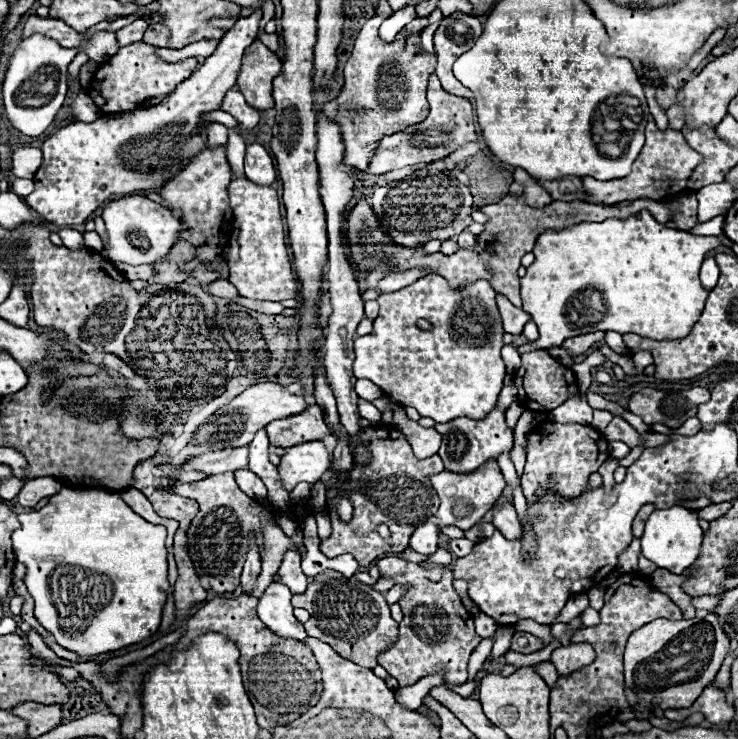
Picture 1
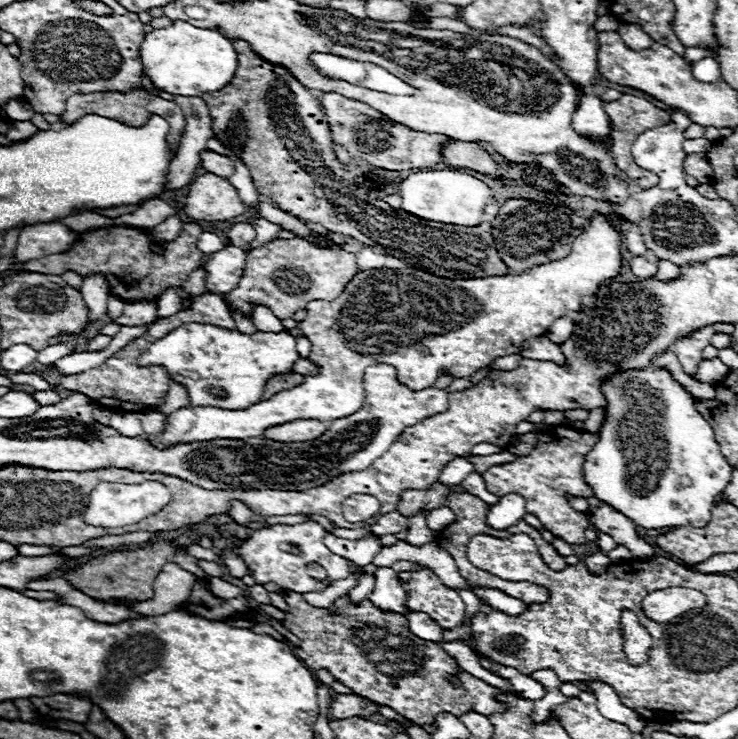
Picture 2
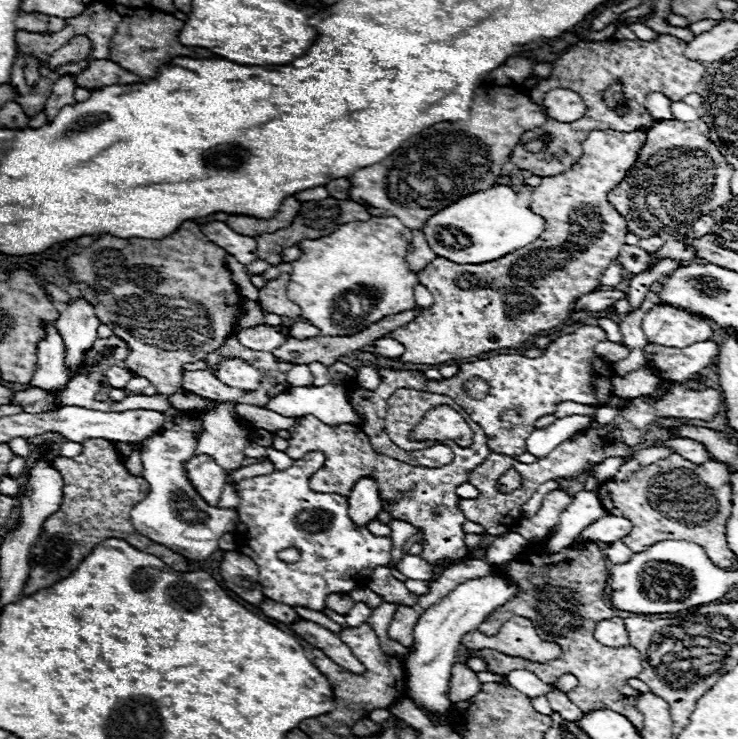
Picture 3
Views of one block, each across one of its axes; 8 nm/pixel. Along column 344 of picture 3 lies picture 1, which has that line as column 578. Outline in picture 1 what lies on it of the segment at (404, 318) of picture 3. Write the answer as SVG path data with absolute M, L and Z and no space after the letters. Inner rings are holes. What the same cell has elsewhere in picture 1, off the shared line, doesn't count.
M592 332L592 334L584 334L584 336L574 336L574 338L564 340L562 348L568 350L568 354L578 356L578 354L586 352L592 344L596 344L596 342L602 340L602 338L604 338L604 332Z

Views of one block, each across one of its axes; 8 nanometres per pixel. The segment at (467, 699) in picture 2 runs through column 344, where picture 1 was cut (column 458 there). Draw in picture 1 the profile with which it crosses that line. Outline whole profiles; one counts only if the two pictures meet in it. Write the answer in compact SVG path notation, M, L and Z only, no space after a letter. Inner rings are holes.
M386 556L376 564L384 578L394 578L396 584L410 584L410 594L406 594L398 604L402 606L404 620L400 622L400 636L392 648L378 656L378 664L398 680L400 686L412 686L420 678L432 676L442 670L444 682L450 686L460 686L468 680L468 658L480 644L480 636L474 632L474 622L468 622L470 614L462 606L460 596L452 588L452 572L444 568L440 582L430 582L424 578L424 568L416 562L408 562L396 556Z

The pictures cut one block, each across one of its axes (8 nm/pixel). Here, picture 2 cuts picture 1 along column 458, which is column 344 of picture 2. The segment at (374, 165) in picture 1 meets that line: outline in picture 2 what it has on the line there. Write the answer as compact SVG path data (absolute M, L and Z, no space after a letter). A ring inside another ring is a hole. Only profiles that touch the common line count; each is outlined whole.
M328 92L322 98L324 114L328 120L328 128L332 132L332 140L342 144L352 156L364 158L366 162L386 168L386 170L412 170L412 168L428 168L438 162L442 162L442 146L448 142L454 142L448 136L442 134L424 134L406 128L404 124L398 124L390 120L388 116L382 116L378 110L370 108L368 104L358 104L356 100L344 98L340 94ZM384 132L384 134L376 134Z

